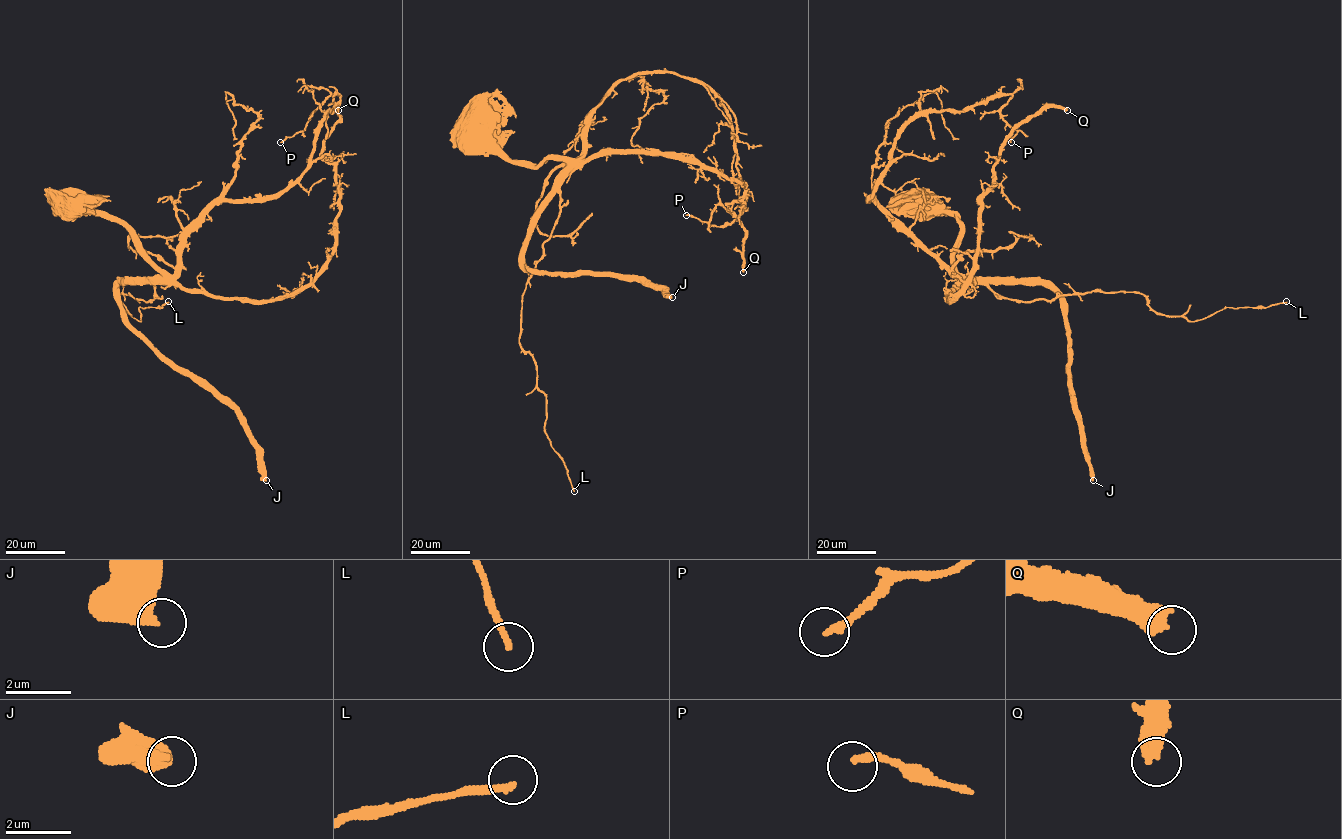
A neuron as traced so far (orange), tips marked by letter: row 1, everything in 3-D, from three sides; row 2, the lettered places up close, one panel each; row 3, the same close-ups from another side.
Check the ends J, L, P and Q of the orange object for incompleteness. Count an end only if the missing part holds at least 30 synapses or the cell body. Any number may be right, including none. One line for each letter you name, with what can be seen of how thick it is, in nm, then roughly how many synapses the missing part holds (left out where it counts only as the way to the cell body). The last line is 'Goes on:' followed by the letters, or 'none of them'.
Q: Thickness 460 nm. Roughly 80 synapses
Goes on: Q

